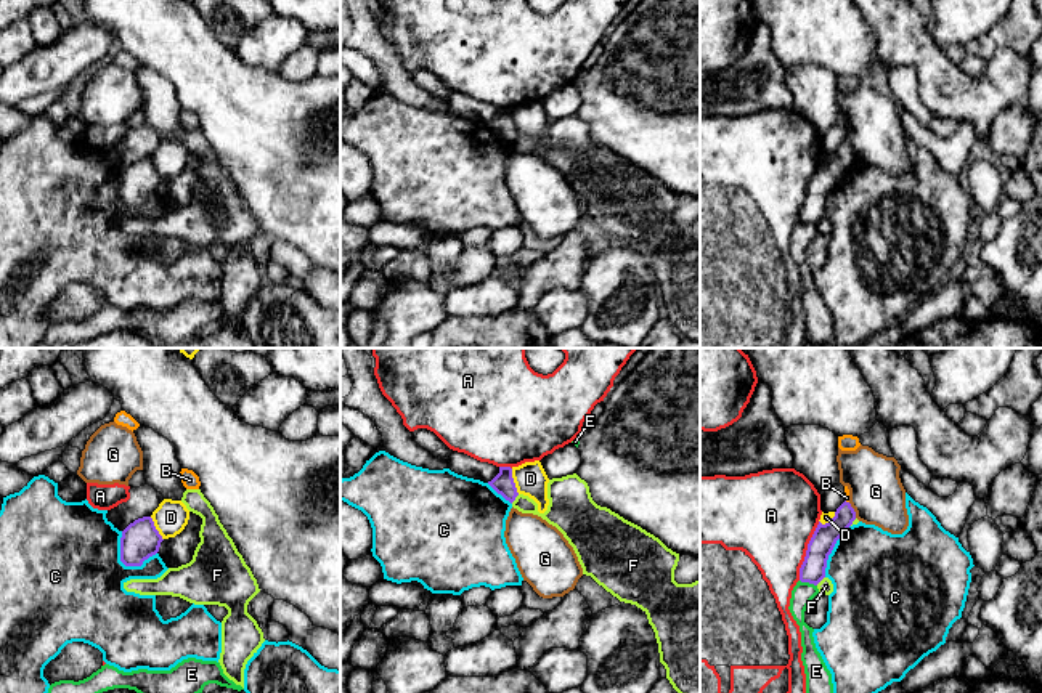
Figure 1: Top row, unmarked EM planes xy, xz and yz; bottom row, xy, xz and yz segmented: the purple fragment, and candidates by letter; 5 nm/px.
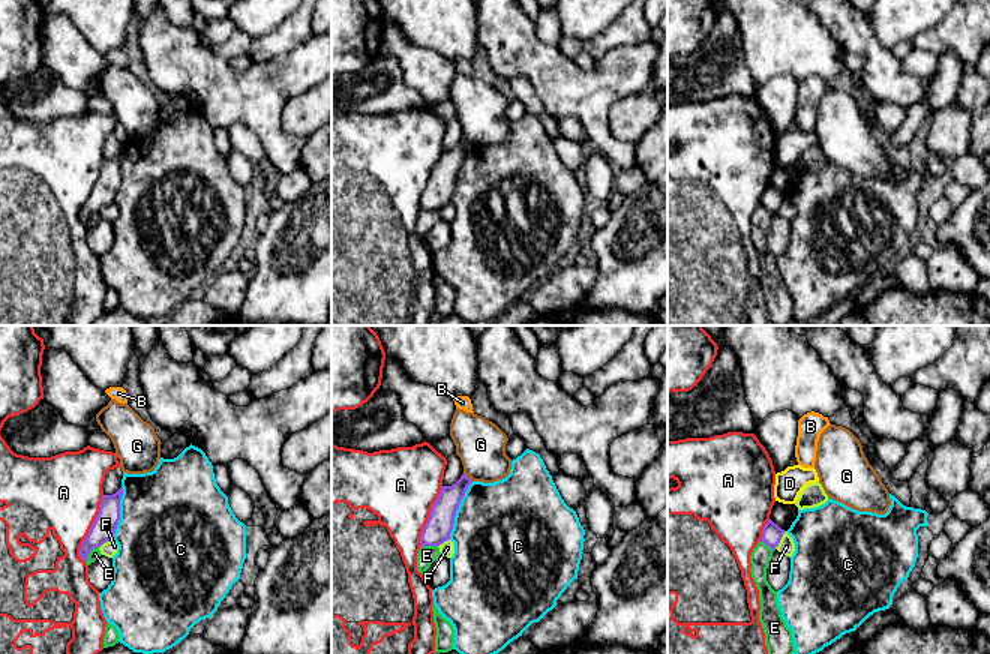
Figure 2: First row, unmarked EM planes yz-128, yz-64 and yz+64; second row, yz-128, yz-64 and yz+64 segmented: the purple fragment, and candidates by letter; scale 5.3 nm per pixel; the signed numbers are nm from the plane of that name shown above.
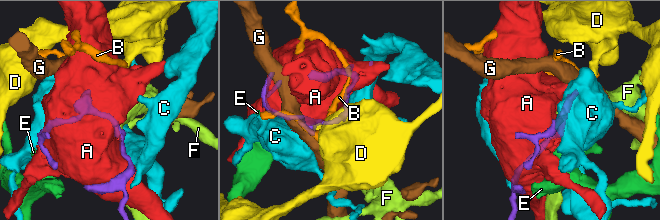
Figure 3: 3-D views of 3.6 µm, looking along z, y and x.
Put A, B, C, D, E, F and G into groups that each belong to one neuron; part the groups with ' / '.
A / B / C / D / E / F / G

